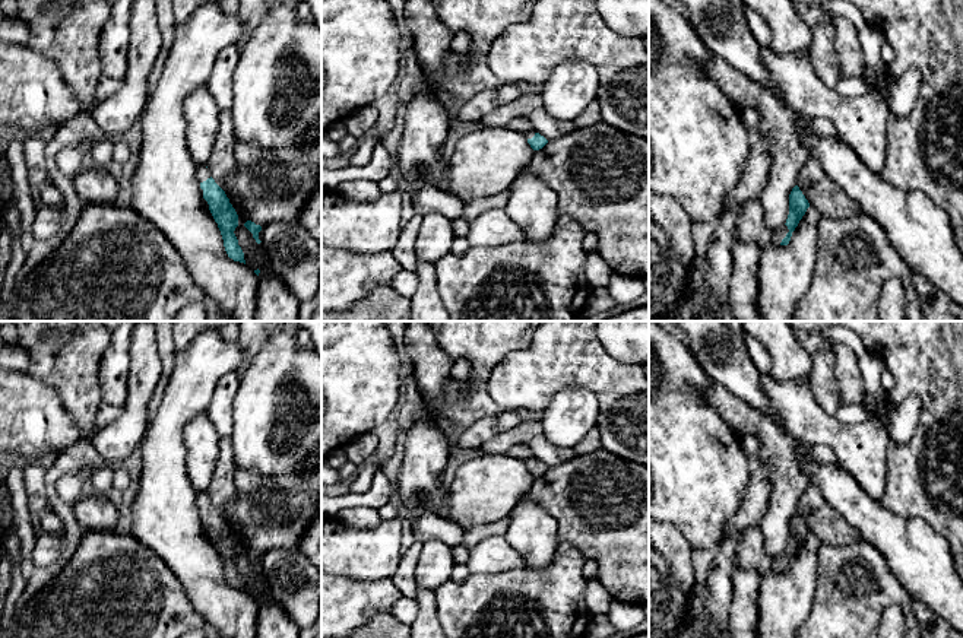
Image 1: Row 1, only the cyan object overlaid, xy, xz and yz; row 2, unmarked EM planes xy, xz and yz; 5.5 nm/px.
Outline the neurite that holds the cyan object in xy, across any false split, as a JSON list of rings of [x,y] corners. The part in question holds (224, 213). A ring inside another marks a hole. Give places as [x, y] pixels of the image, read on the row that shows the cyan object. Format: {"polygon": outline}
{"polygon": [[[196,165],[196,180],[200,185],[206,209],[212,213],[218,223],[228,257],[245,264],[244,253],[234,234],[238,226],[238,215],[229,203],[229,199],[210,177],[206,165]]]}

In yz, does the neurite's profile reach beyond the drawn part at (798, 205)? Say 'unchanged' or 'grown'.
grown

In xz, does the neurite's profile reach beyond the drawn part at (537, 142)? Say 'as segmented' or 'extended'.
extended

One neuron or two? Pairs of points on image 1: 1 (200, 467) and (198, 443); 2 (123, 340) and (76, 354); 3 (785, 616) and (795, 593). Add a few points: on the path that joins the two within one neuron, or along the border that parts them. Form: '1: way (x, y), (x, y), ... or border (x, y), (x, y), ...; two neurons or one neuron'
1: way (200, 462), (200, 448); one neuron
2: border (111, 336), (100, 364), (100, 378); two neurons
3: way (785, 610), (785, 603), (789, 599); one neuron

